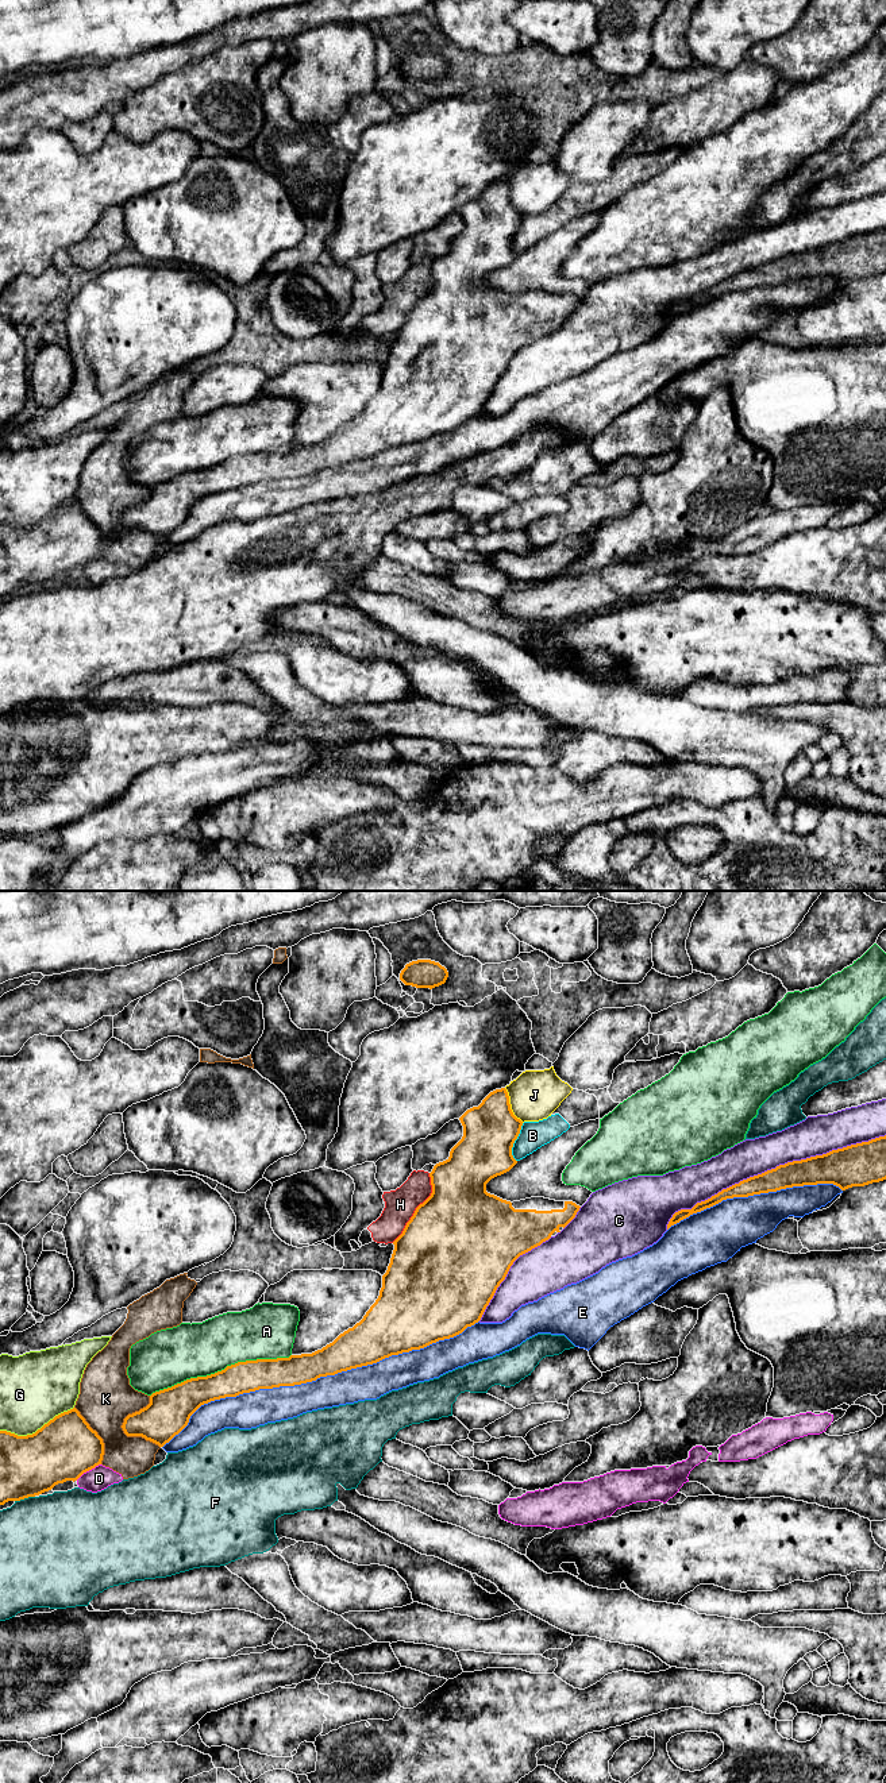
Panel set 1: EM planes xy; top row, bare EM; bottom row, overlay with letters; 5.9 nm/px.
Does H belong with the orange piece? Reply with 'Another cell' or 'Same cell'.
Another cell

